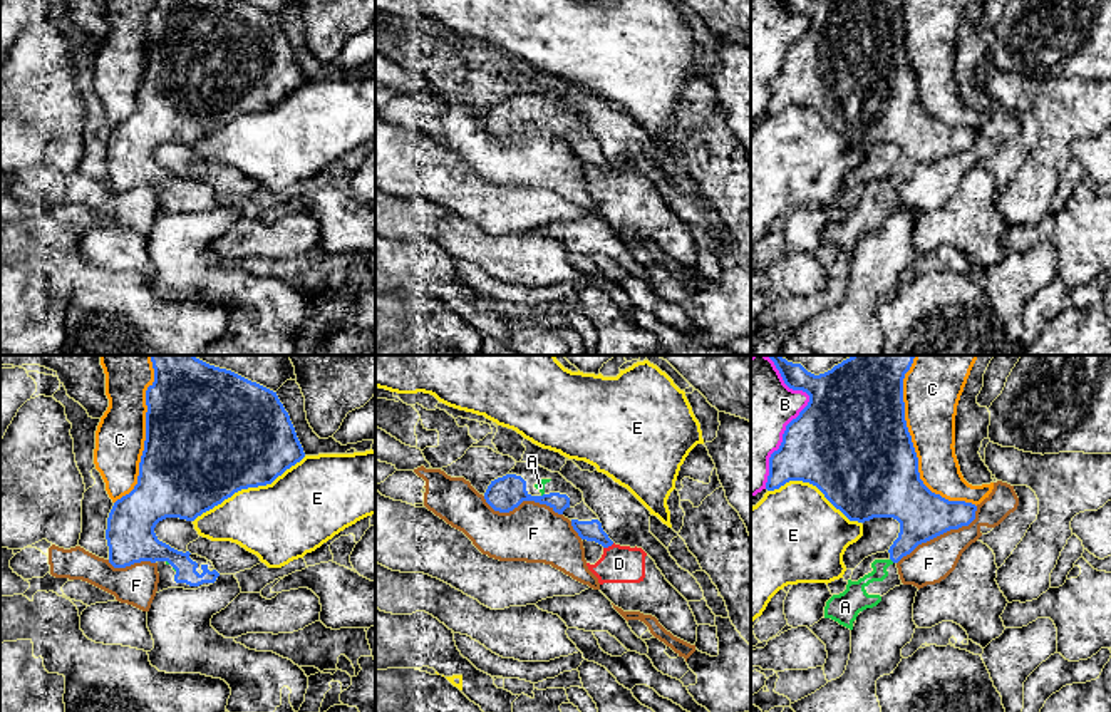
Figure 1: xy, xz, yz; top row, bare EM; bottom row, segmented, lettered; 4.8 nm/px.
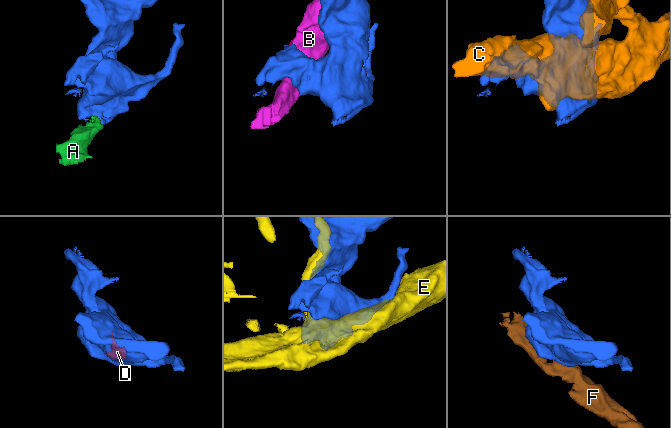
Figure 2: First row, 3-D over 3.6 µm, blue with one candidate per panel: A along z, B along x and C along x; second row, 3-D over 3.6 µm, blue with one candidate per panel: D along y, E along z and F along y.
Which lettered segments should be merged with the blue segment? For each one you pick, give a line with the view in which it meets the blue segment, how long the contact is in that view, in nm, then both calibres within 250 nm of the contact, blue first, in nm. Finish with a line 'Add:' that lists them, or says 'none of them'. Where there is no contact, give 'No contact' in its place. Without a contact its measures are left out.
A: Touches blue in yz. Shared border 30 nm. Thickness 220 nm (blue) against 120 nm
Add: A

